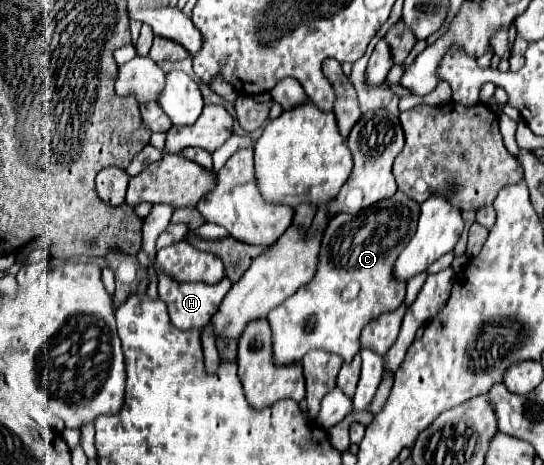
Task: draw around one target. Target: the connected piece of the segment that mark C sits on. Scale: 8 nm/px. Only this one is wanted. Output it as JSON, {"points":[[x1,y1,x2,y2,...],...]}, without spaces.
{"points":[[396,191,392,197,382,199,380,203,362,209,356,215,340,213,330,221,330,225,324,231,316,277,268,313,268,321,274,333,274,361,278,365,300,361,312,349,336,353,344,361,352,361,352,357,360,351,360,333,364,325,368,325,372,319,378,319,382,313,394,311,404,301,406,283,396,281,396,277,392,277,392,269,404,245,408,245,412,233,416,233,418,217,420,205,402,191]]}

